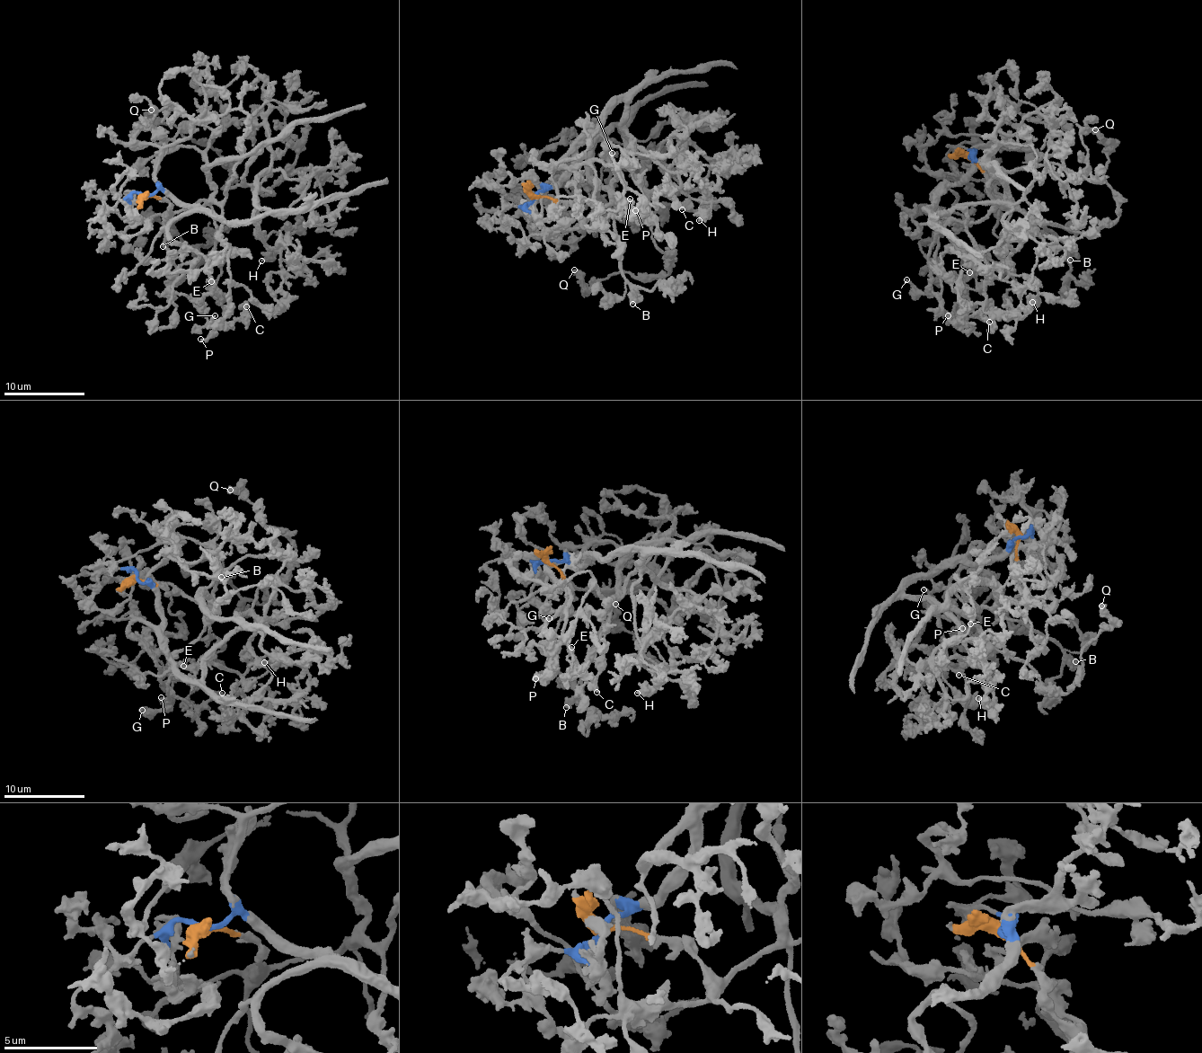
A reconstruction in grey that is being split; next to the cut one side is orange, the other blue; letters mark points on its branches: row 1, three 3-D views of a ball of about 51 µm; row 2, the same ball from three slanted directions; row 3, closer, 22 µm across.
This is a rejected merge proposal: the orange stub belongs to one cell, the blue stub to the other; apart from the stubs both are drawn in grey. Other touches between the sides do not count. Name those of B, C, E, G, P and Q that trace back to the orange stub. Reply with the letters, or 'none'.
B, G, Q

